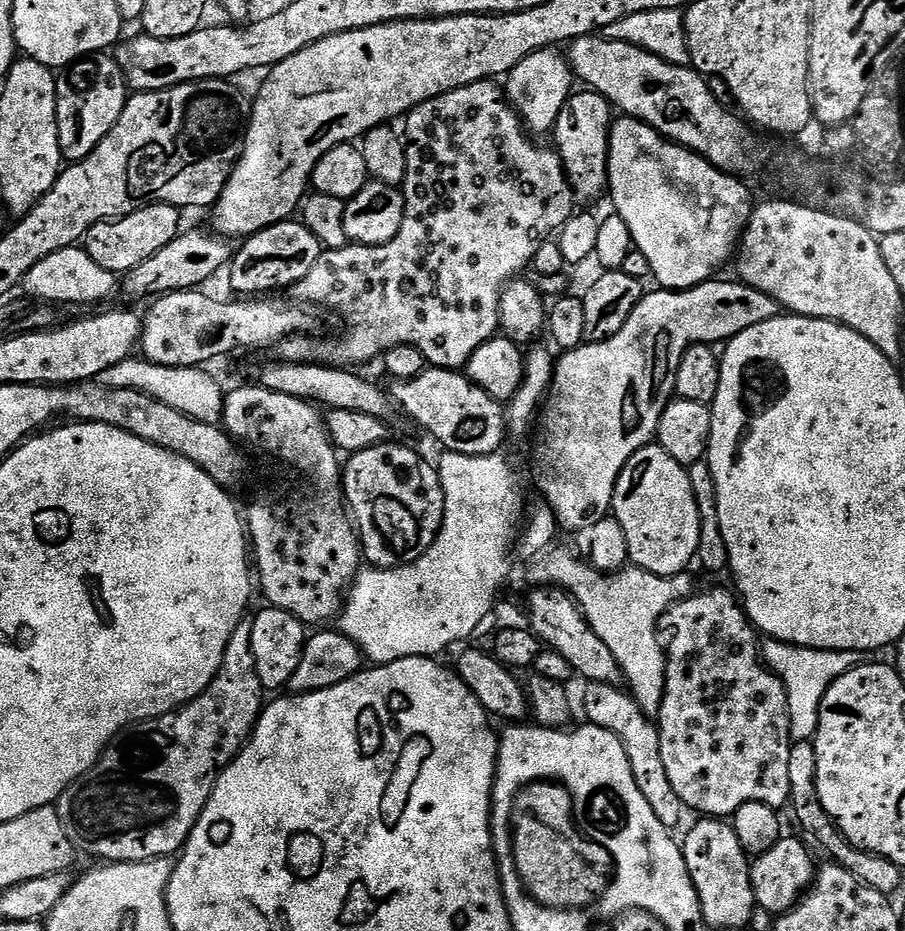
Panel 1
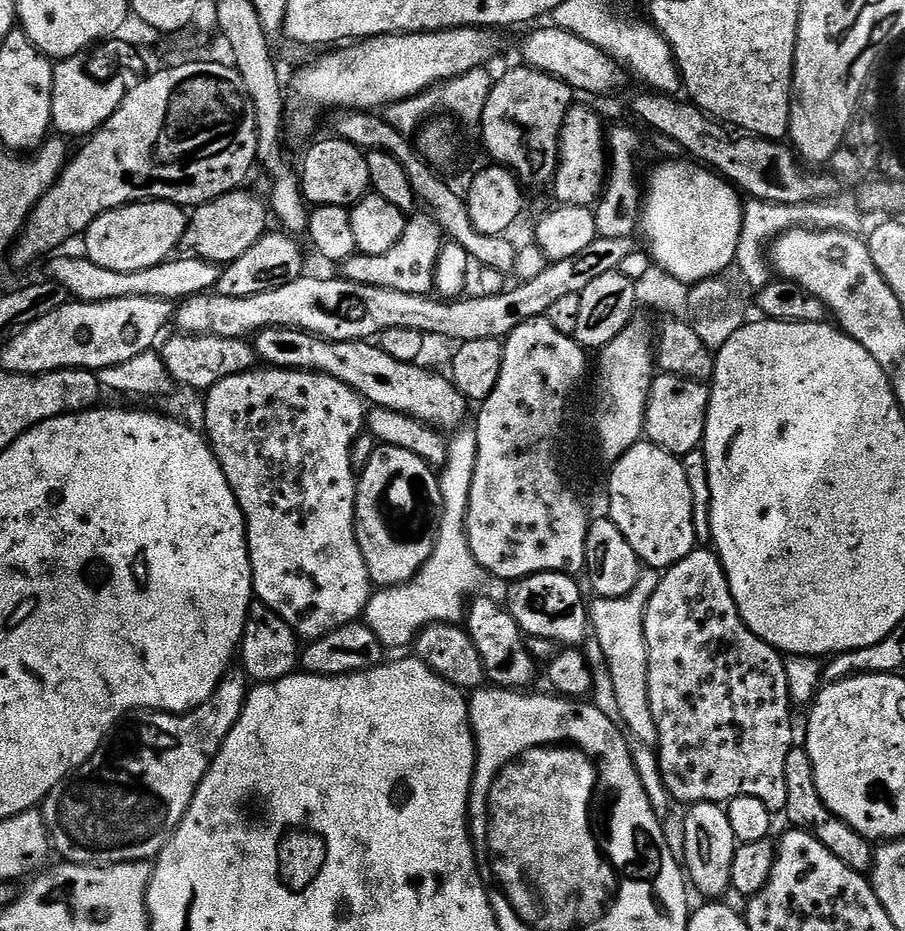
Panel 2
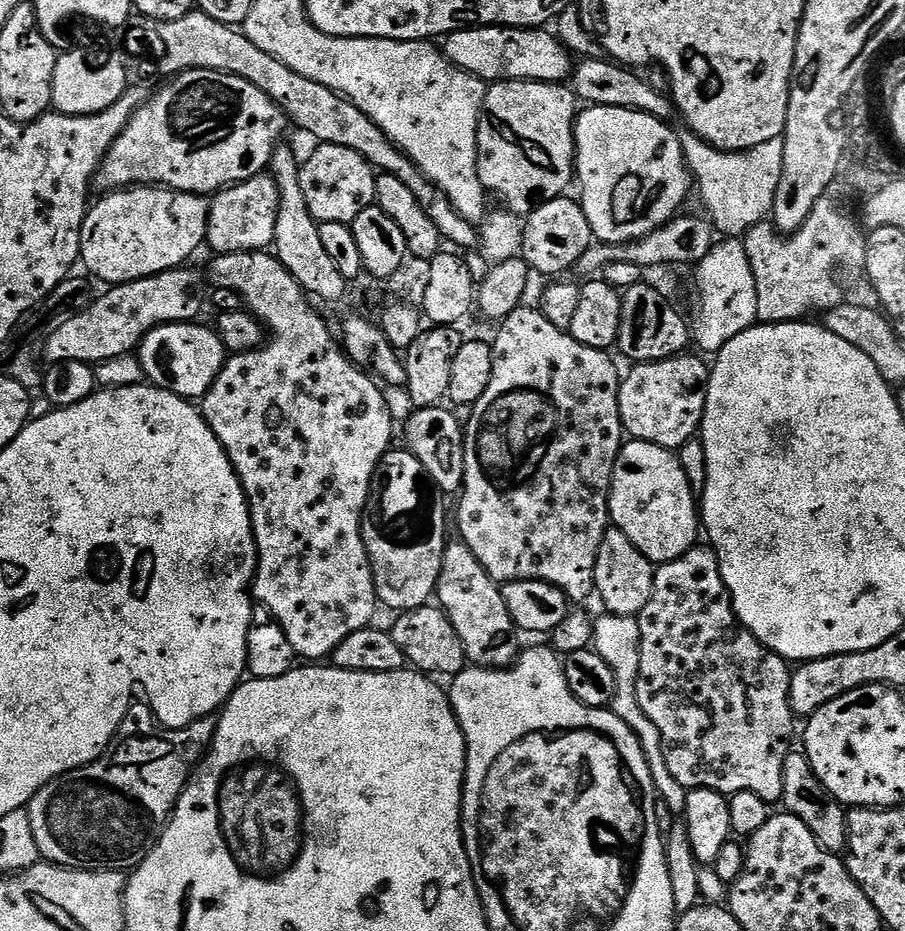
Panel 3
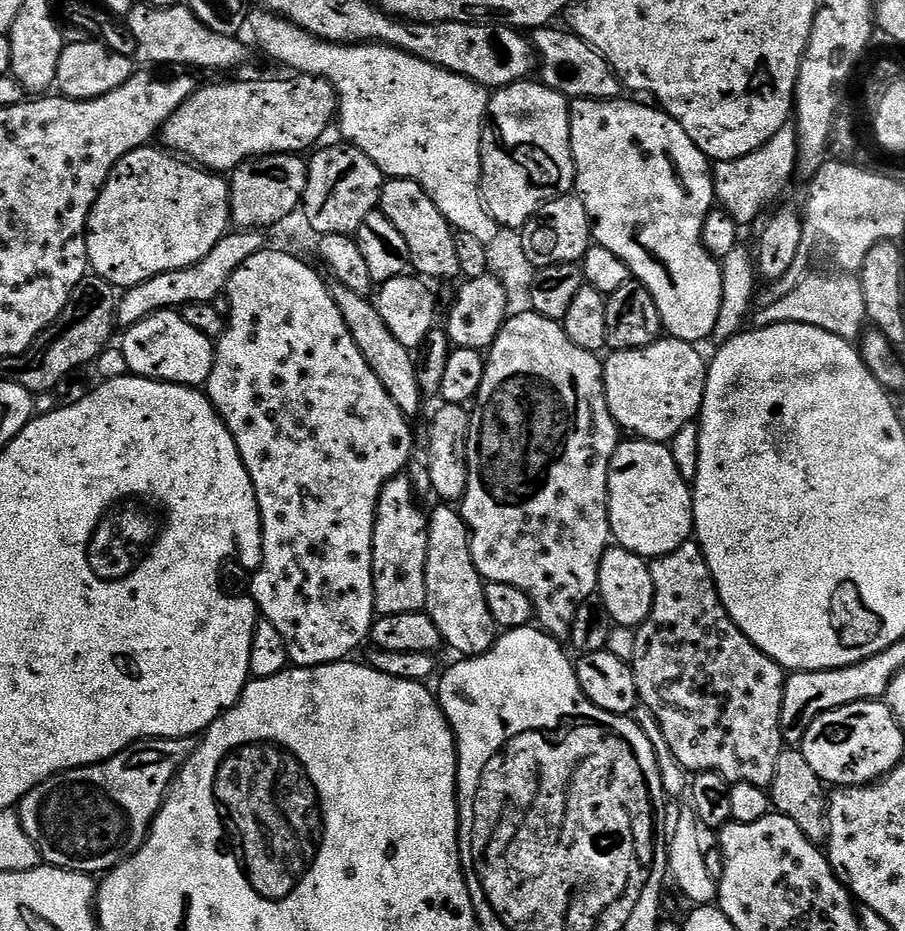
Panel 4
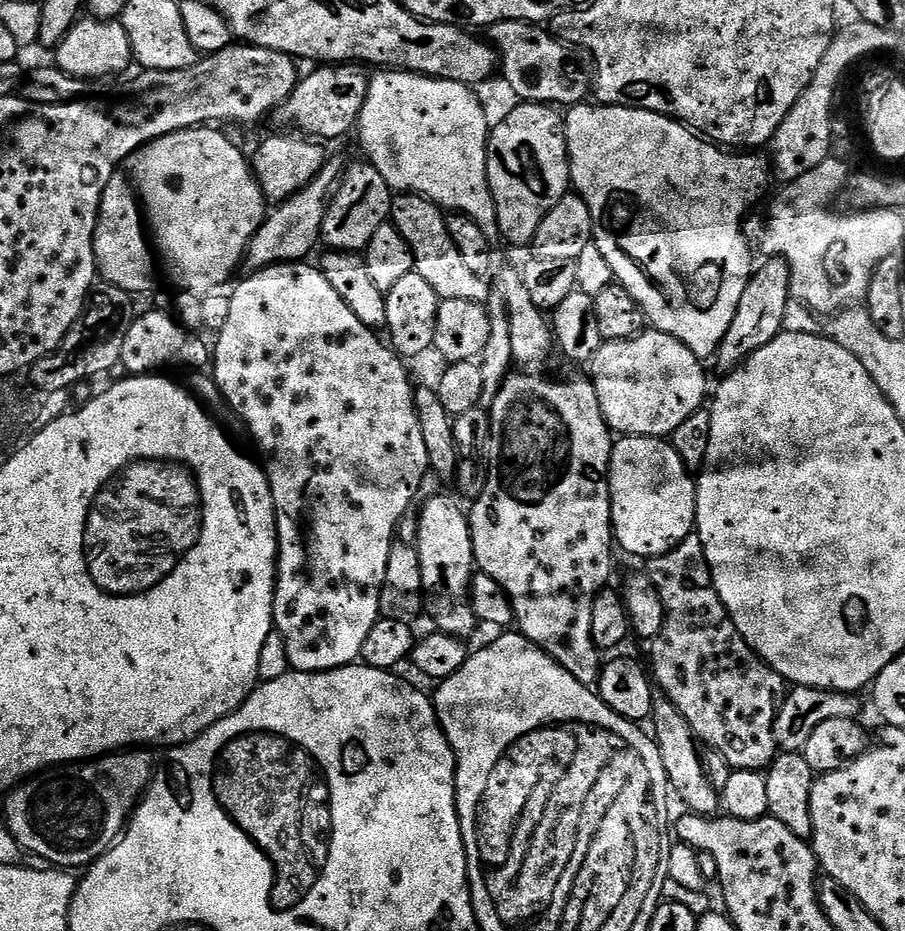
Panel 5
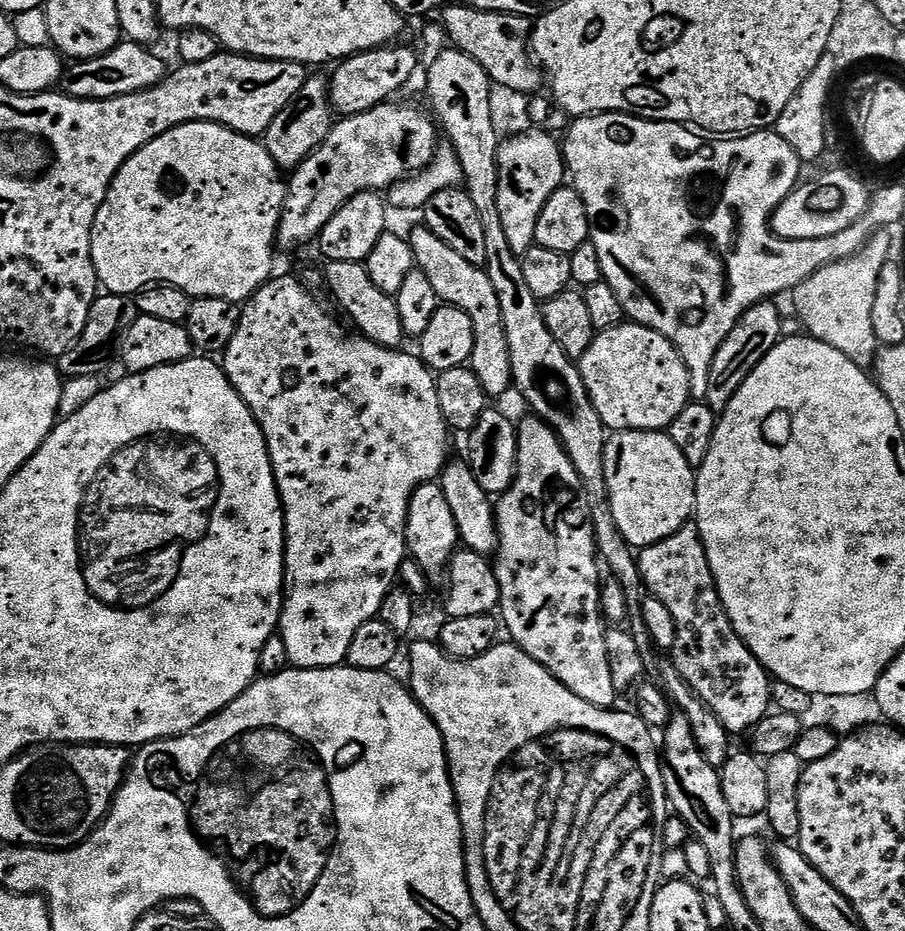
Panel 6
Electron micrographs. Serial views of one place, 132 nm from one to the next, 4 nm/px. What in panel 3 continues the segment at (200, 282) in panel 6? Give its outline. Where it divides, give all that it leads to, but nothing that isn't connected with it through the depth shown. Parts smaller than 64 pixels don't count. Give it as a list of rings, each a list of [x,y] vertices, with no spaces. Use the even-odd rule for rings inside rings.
[[[131,186],[119,190],[109,191],[100,201],[93,203],[89,207],[87,214],[84,215],[84,225],[80,231],[80,260],[85,264],[94,275],[100,280],[105,280],[105,285],[115,286],[118,284],[129,284],[135,280],[141,280],[147,276],[156,276],[160,272],[169,272],[171,268],[178,268],[189,263],[188,260],[196,251],[200,244],[205,243],[208,234],[208,206],[209,201],[202,196],[195,196],[193,192],[175,192],[172,188],[163,186]]]

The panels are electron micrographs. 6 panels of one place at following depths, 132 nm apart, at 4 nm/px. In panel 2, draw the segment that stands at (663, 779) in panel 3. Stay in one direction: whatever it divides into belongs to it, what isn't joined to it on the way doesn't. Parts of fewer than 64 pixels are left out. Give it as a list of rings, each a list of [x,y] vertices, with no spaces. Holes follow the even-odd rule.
[[[645,571],[639,582],[625,596],[613,600],[596,598],[590,604],[590,628],[596,633],[602,651],[608,659],[615,697],[618,698],[618,707],[621,711],[619,723],[623,725],[631,739],[633,736],[633,741],[649,746],[656,744],[656,727],[648,697],[648,651],[644,633],[644,611],[660,578],[659,571]]]

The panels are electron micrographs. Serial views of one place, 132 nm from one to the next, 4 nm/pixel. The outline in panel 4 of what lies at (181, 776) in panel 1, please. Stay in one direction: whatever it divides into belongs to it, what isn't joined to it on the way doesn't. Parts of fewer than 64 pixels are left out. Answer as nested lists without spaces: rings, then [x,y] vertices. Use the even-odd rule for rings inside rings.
[[[192,738],[187,740],[140,740],[137,744],[127,748],[125,752],[120,752],[109,760],[103,760],[101,764],[91,764],[88,768],[71,768],[69,772],[60,772],[46,782],[39,784],[34,790],[30,790],[30,794],[26,794],[24,799],[20,801],[18,811],[22,826],[26,830],[26,834],[30,834],[34,846],[38,846],[43,863],[54,868],[65,868],[71,872],[86,872],[89,874],[97,874],[96,872],[107,874],[113,868],[118,867],[122,861],[135,854],[144,845],[148,831],[152,829],[152,822],[160,812],[160,807],[164,805],[164,797],[168,794],[168,788],[171,786],[172,780],[180,773],[180,767],[192,757],[192,752],[196,749],[196,746],[197,741]]]

